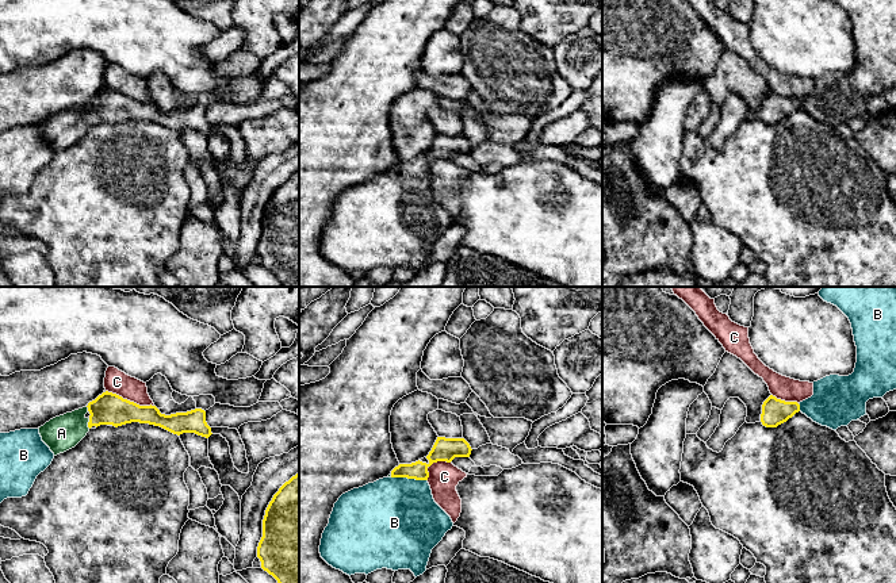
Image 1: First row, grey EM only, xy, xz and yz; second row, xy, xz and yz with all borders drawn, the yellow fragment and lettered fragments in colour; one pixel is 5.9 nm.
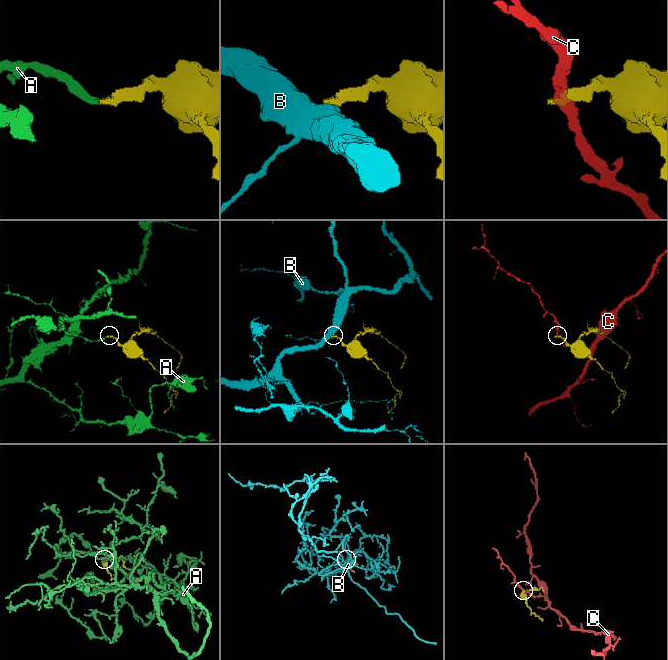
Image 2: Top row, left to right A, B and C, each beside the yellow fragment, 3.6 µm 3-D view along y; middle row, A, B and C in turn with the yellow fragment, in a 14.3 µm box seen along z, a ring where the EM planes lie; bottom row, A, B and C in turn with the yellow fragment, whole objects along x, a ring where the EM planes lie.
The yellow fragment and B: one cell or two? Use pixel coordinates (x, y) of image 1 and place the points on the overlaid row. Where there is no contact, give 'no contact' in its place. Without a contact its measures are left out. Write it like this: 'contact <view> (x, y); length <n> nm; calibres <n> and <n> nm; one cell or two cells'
contact xz (409, 478); length 220 nm; calibres 120 and 480 nm; two cells

